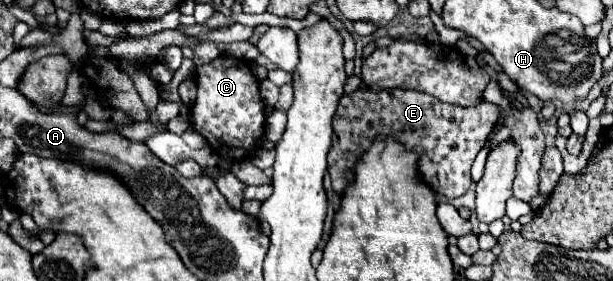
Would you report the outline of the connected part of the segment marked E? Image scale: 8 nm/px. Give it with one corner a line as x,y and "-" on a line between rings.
393,89
393,91
355,91
351,95
343,95
339,101
339,107
335,111
333,117
333,145
329,151
329,175
333,181
333,189
337,193
341,193
353,179
353,167
359,161
361,153
365,149
369,149
371,141
375,139
375,135
385,133
385,135
393,135
395,139
403,141
403,145
411,151
417,151
419,157
419,173
421,177
433,187
433,191
441,197
453,199
453,197
461,197
467,193
467,189
471,187
473,179
471,179
471,163
475,159
475,155
479,153
479,149
485,145
487,135
491,133
493,125
499,119
499,107
487,101
481,101
475,107
459,107
459,105
449,105
449,103
441,103
435,97
429,97
427,93
419,93
419,91
405,91
405,89

